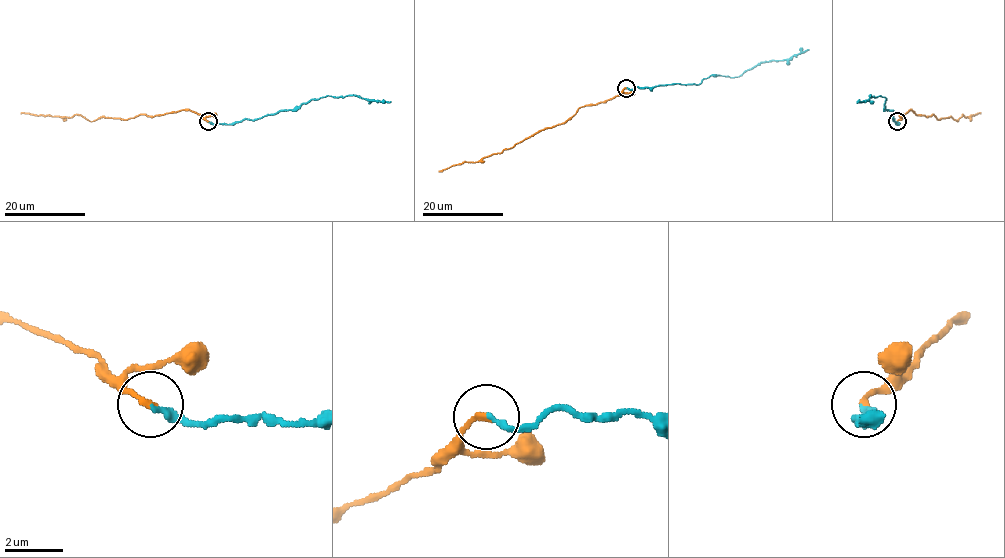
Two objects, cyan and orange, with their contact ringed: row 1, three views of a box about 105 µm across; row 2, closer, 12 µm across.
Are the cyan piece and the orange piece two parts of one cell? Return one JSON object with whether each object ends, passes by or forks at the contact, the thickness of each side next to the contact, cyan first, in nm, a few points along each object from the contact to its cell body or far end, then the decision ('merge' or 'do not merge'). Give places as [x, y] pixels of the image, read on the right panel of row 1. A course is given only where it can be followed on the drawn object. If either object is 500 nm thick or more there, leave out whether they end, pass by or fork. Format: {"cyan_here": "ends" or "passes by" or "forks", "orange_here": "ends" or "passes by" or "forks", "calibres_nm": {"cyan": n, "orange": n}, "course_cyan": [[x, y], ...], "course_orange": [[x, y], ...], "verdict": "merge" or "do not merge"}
{"cyan_here": "ends", "orange_here": "ends", "calibres_nm": {"cyan": 200, "orange": 200}, "course_cyan": [[896, 122], [893, 120], [893, 111], [884, 108], [884, 97], [869, 95], [868, 99], [858, 101]], "course_orange": [[896, 122], [910, 110], [939, 120], [951, 117], [957, 121], [962, 115], [981, 114]], "verdict": "merge"}

